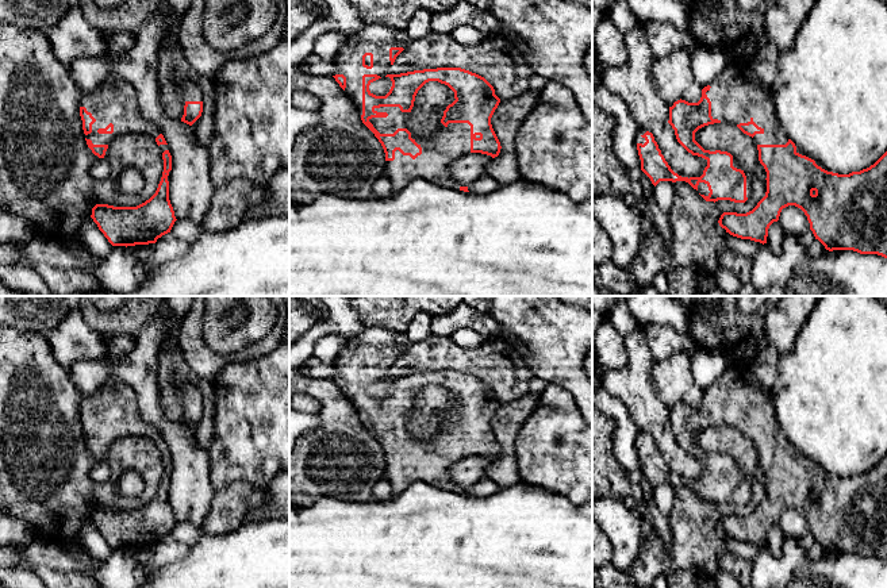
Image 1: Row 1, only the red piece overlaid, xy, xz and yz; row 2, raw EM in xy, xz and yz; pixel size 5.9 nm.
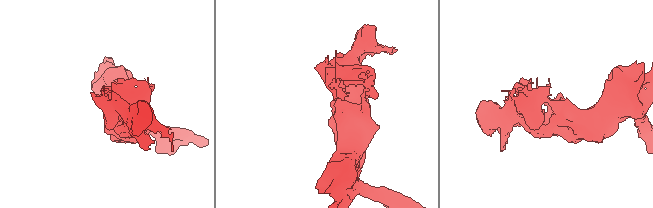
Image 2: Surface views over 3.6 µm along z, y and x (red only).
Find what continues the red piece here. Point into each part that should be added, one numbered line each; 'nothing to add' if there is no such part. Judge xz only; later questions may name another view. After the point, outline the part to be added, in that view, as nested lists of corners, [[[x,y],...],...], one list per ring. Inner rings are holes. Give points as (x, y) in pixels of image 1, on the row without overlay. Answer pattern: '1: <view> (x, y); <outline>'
1: xz (396, 422); [[[399,410],[375,411],[377,415],[387,415],[387,420],[372,420],[369,424],[380,437],[393,437],[398,431],[408,433],[410,415],[402,415]]]

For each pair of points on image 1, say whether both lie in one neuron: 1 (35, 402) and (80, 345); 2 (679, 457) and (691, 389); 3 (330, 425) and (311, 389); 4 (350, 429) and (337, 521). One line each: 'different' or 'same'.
1: different
2: different
3: same
4: different

